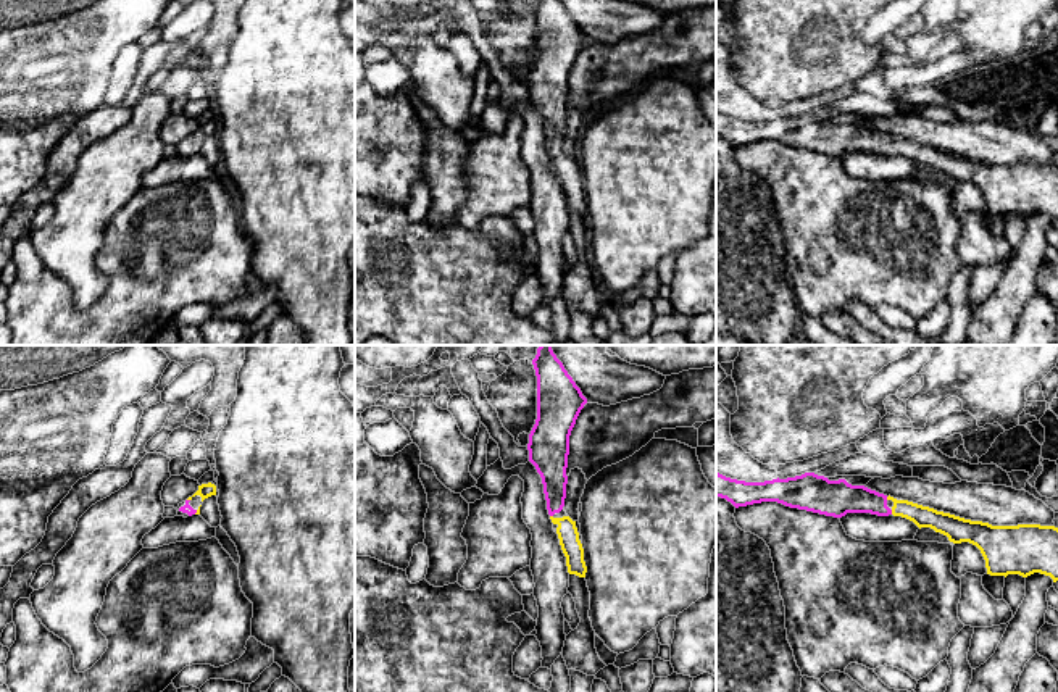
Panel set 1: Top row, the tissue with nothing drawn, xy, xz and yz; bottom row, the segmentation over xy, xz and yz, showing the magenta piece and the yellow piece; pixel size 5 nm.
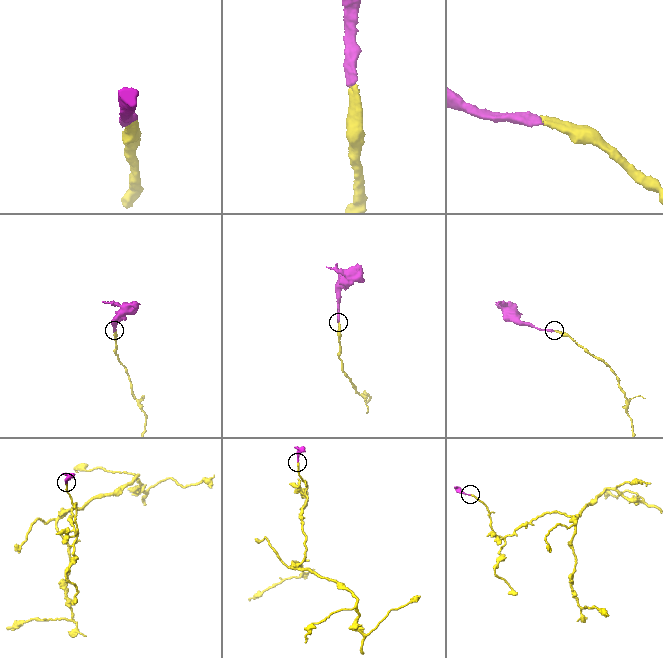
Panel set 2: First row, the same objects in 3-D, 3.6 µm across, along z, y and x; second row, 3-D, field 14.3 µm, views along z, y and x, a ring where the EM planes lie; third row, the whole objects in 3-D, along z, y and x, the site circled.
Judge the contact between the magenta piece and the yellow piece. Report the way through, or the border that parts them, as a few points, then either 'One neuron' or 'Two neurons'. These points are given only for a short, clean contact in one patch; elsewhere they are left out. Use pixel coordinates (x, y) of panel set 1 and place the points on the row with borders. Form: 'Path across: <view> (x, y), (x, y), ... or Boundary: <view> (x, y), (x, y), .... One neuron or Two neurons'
Path across: yz (842, 499), (870, 500), (891, 512), (915, 512), (923, 516). One neuron

